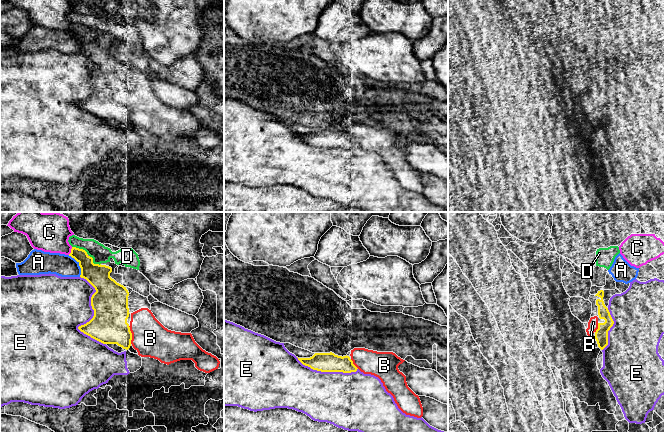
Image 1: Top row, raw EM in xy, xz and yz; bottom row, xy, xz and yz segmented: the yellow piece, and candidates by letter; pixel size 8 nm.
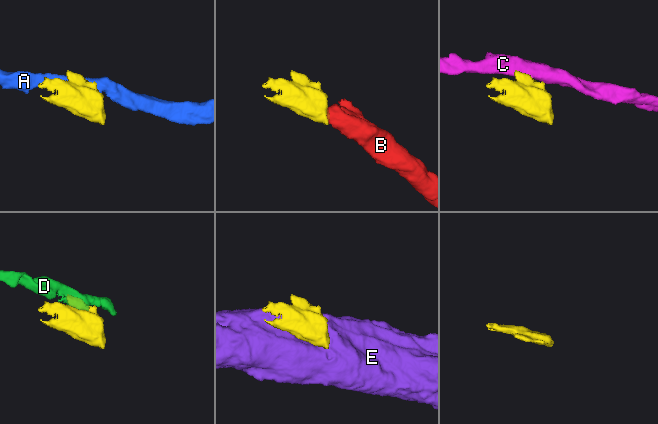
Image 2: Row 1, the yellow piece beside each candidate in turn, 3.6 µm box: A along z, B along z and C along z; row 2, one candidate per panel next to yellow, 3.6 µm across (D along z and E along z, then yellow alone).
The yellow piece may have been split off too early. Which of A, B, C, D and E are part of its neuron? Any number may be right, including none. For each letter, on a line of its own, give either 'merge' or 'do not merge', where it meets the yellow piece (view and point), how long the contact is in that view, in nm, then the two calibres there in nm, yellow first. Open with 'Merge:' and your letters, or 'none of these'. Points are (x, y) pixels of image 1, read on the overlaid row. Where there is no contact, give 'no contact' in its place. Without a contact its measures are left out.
Merge: B
A: do not merge; contact xy (79, 265); length 200 nm; calibres 180 and 180 nm
B: merge; contact xy (131, 335); length 150 nm; calibres 300 and 300 nm
C: do not merge; contact xy (71, 251); length 70 nm; calibres 160 and 320 nm
D: do not merge; contact xy (87, 254); length 280 nm; calibres 180 and 140 nm
E: do not merge; contact xy (93, 317); length 600 nm; calibres 300 and 420 nm

